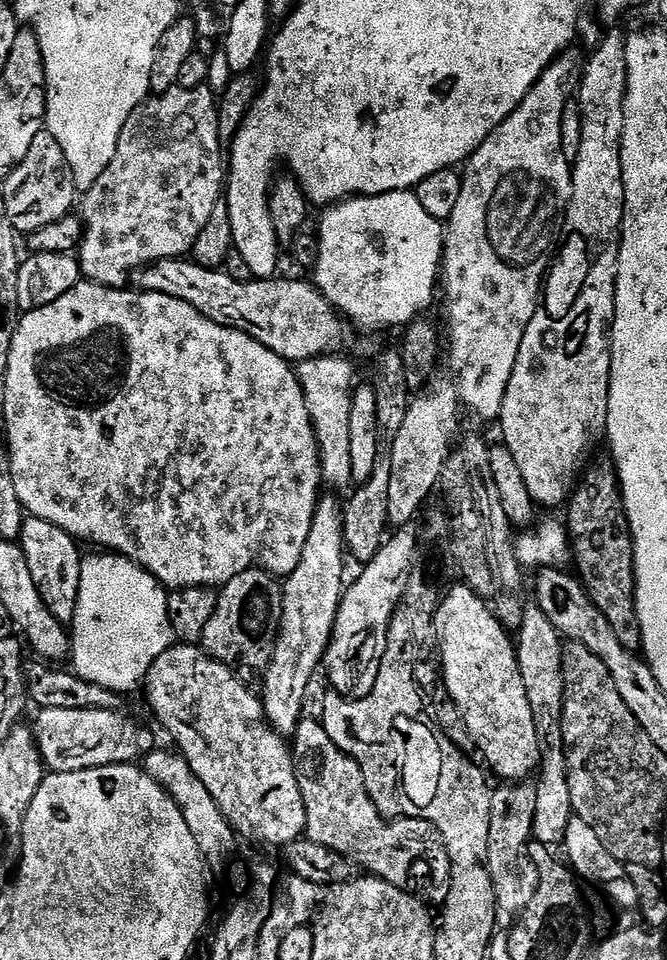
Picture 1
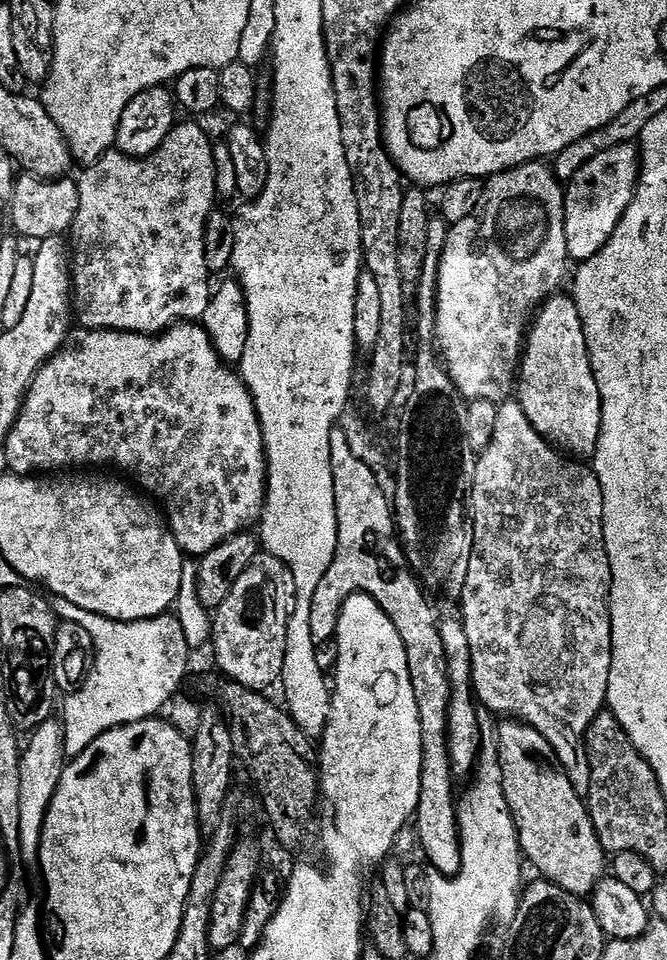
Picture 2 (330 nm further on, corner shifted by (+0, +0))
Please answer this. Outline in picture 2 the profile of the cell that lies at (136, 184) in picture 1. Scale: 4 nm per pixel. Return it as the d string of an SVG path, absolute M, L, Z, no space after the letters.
M177 123L176 127L158 146L151 156L133 158L125 156L119 150L109 150L95 164L85 167L78 176L80 205L70 229L74 241L74 263L72 264L72 283L74 285L74 316L85 329L107 328L114 332L138 332L141 334L159 334L172 327L174 322L196 322L204 315L214 293L213 285L208 285L208 244L204 235L208 232L208 219L212 216L212 207L218 203L216 191L216 164L213 152L214 140L204 133L203 123Z

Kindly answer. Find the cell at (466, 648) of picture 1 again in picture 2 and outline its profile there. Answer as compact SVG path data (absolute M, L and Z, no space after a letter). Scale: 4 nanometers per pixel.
M515 718L503 723L498 728L500 765L506 802L520 835L521 853L543 879L575 896L587 897L595 892L606 872L606 853L594 830L587 803L560 767L556 752L541 732Z

